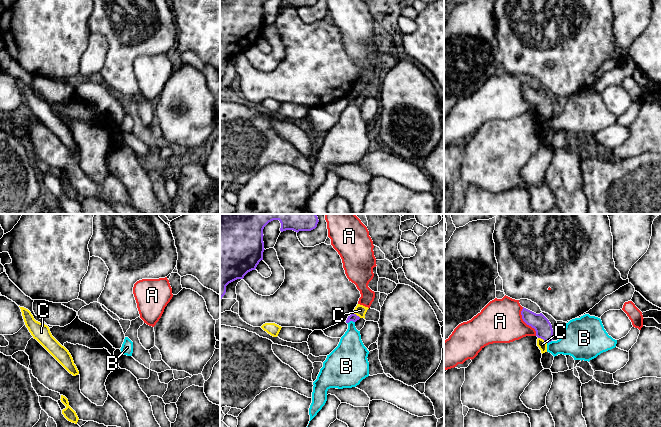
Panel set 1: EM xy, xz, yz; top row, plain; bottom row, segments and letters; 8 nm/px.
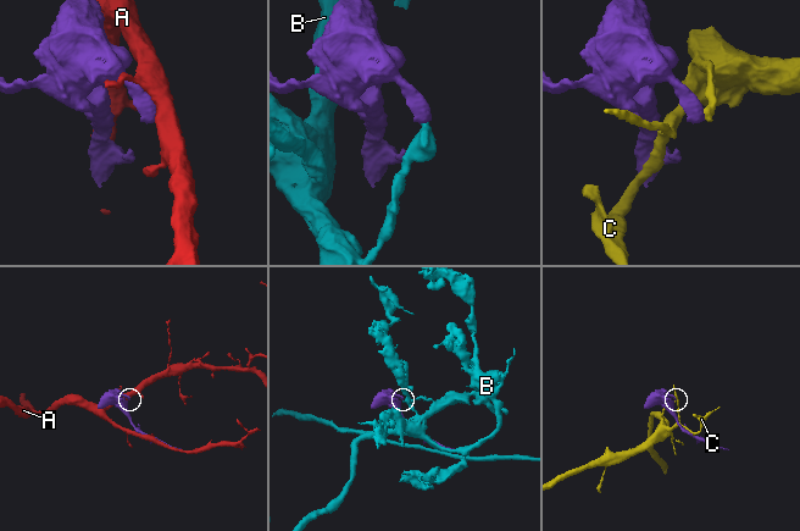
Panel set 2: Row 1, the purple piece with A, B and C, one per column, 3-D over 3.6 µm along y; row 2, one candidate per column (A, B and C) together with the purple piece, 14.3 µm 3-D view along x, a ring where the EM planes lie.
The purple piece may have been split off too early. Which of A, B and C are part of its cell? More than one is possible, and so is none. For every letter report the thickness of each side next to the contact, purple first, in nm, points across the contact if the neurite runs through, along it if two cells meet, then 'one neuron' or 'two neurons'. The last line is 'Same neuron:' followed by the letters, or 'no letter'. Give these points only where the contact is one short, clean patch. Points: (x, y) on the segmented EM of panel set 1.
A: calibres 140 and 360 nm; two neurons
B: calibres 70 and 220 nm; border xz (354, 321), (347, 323); two neurons
C: calibres 140 and 70 nm; two neurons
Same neuron: no letter

